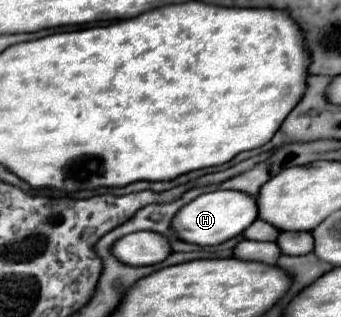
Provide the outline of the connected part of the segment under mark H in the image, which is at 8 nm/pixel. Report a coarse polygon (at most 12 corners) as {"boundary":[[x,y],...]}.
{"boundary":[[210,191],[172,219],[180,239],[218,245],[258,217],[256,197]]}

